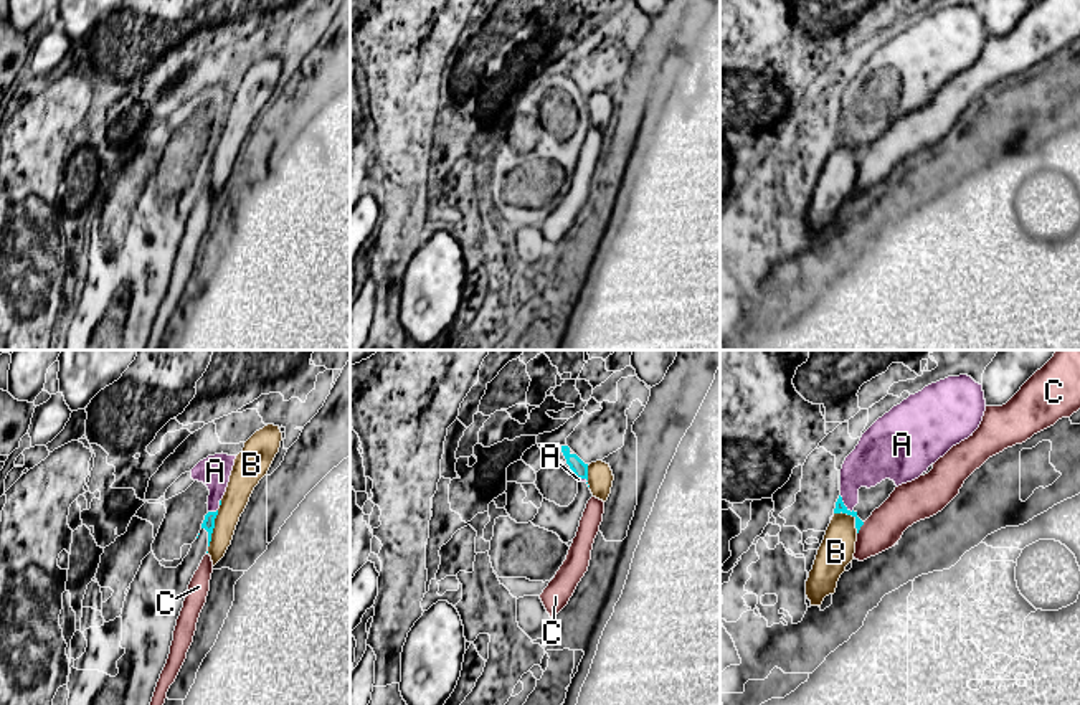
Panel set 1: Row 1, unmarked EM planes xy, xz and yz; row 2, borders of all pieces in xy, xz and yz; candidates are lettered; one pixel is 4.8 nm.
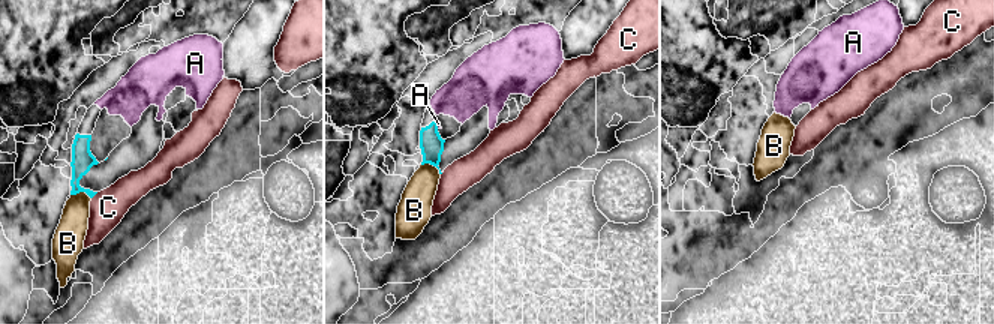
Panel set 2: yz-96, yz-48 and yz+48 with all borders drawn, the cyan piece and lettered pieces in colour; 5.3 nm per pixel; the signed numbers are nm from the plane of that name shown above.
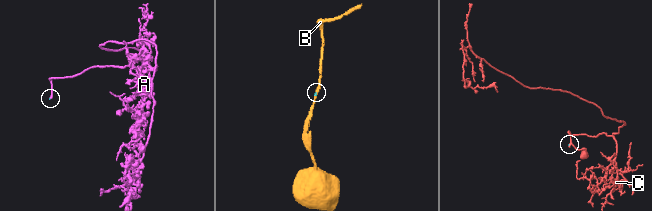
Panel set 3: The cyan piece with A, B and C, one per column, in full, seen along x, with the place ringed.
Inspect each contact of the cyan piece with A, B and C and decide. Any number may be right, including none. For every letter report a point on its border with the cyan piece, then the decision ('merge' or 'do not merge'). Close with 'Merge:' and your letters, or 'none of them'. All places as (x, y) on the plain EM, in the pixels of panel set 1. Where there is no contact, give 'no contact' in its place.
A: meets cyan in yz at (843, 134); merge
B: meets cyan in xy at (213, 157); do not merge
C: meets cyan in yz at (859, 159); do not merge
Merge: A

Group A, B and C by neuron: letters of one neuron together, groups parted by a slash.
A / B / C

